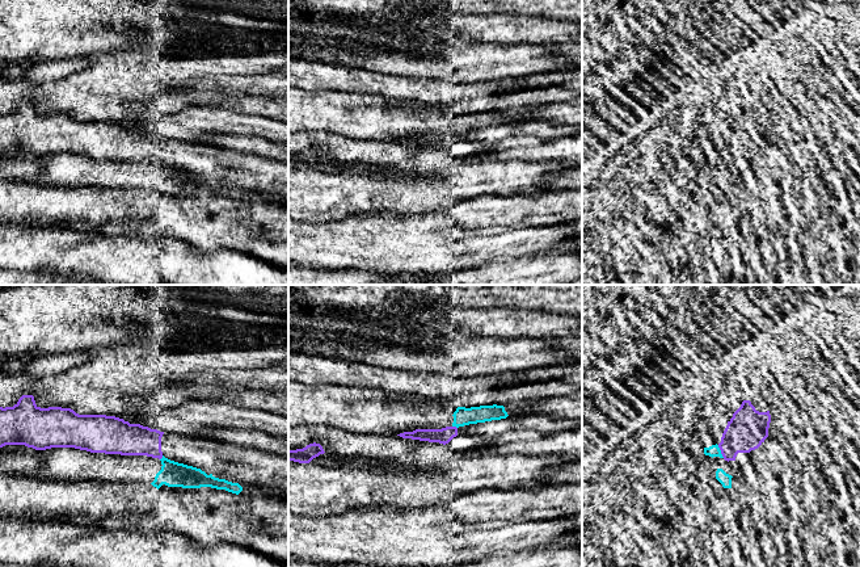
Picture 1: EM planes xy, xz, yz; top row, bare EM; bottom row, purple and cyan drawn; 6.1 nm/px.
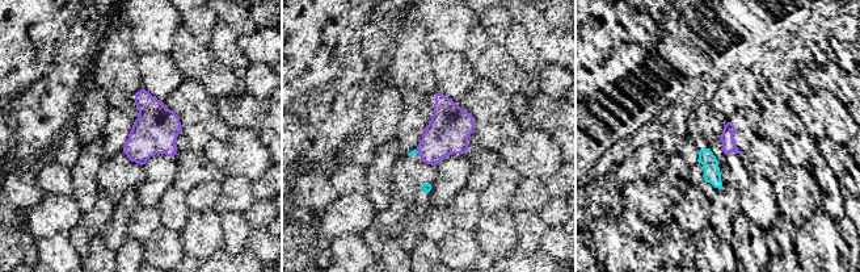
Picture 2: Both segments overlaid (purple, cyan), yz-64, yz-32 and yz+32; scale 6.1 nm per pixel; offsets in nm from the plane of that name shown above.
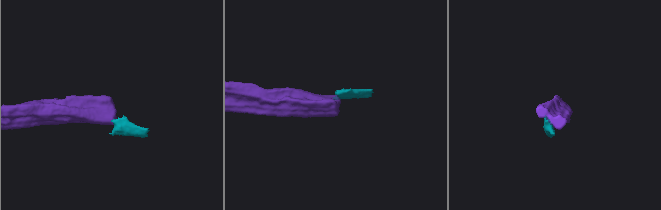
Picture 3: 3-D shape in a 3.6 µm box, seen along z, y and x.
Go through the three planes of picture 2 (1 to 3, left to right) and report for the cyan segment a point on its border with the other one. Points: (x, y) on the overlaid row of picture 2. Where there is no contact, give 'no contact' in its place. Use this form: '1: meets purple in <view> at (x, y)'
1: no contact
2: meets purple in yz-32 at (417, 151)
3: no contact

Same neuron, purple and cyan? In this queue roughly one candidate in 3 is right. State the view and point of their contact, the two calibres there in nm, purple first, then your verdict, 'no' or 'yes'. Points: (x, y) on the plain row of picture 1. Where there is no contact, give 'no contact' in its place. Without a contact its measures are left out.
meets purple in yz at (721, 158); 240 nm thick on the purple side, 70 nm on the other; no

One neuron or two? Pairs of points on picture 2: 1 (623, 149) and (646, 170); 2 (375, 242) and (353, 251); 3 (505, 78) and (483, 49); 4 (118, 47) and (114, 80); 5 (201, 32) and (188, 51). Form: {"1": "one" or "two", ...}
{"1": "two", "2": "two", "3": "one", "4": "one", "5": "two"}

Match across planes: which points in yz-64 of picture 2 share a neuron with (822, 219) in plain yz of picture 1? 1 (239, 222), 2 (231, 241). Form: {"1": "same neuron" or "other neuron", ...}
{"1": "same neuron", "2": "same neuron"}

